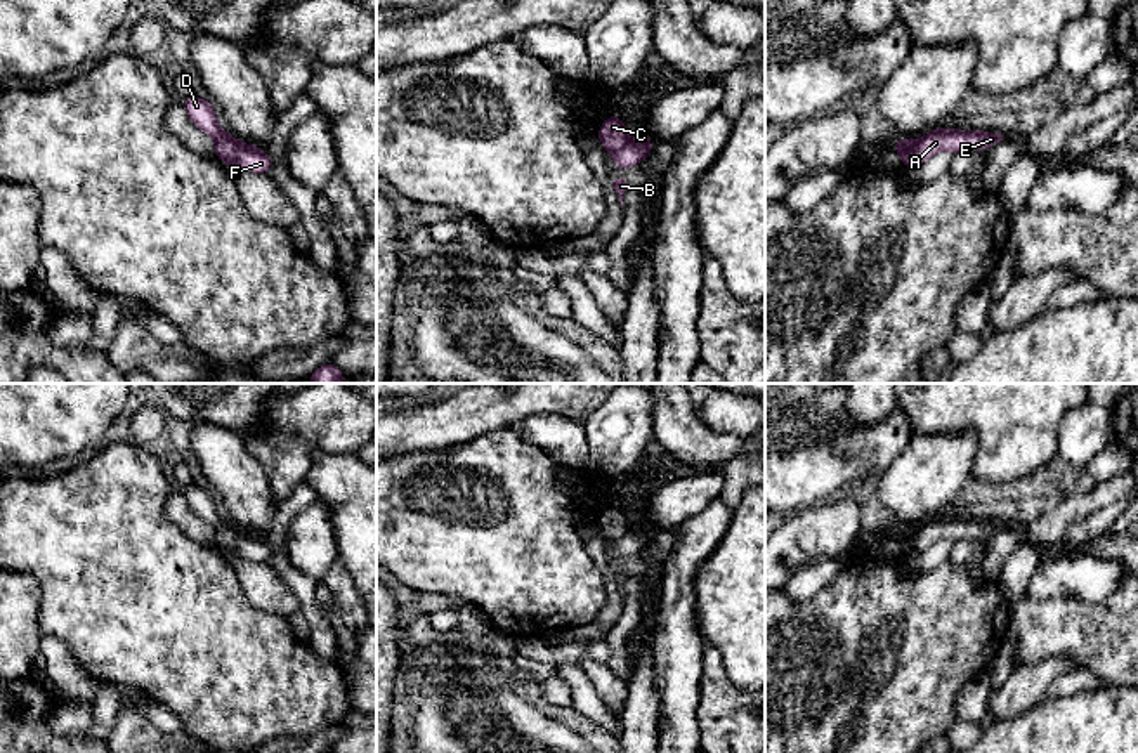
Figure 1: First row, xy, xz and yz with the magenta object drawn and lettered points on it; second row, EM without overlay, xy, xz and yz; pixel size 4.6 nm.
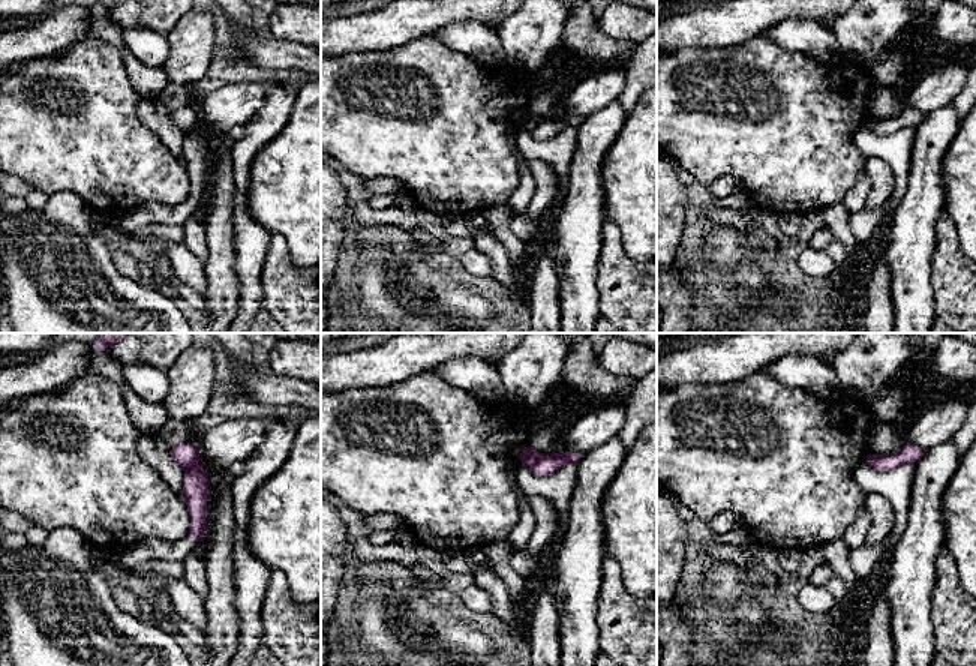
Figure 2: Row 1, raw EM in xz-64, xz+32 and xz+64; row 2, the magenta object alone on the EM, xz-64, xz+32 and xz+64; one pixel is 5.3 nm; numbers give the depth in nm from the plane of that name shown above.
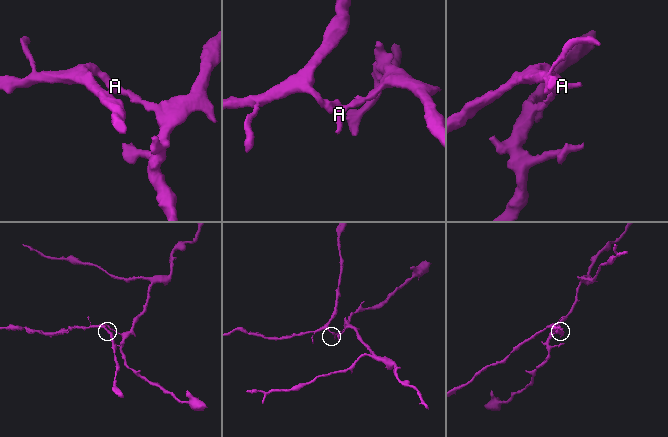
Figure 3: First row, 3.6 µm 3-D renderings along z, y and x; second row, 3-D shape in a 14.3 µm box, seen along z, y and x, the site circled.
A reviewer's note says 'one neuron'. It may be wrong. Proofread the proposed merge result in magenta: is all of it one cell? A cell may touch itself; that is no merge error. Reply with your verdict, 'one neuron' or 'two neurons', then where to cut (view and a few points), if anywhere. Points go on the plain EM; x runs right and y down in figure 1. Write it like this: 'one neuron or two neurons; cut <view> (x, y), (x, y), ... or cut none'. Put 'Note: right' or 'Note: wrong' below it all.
two neurons; cut yz (918, 528), (913, 554)
Note: wrong

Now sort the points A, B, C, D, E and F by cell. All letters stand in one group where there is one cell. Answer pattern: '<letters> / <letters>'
A B E F / C D

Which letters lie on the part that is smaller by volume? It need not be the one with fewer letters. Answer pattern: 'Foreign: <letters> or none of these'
Foreign: C, D

